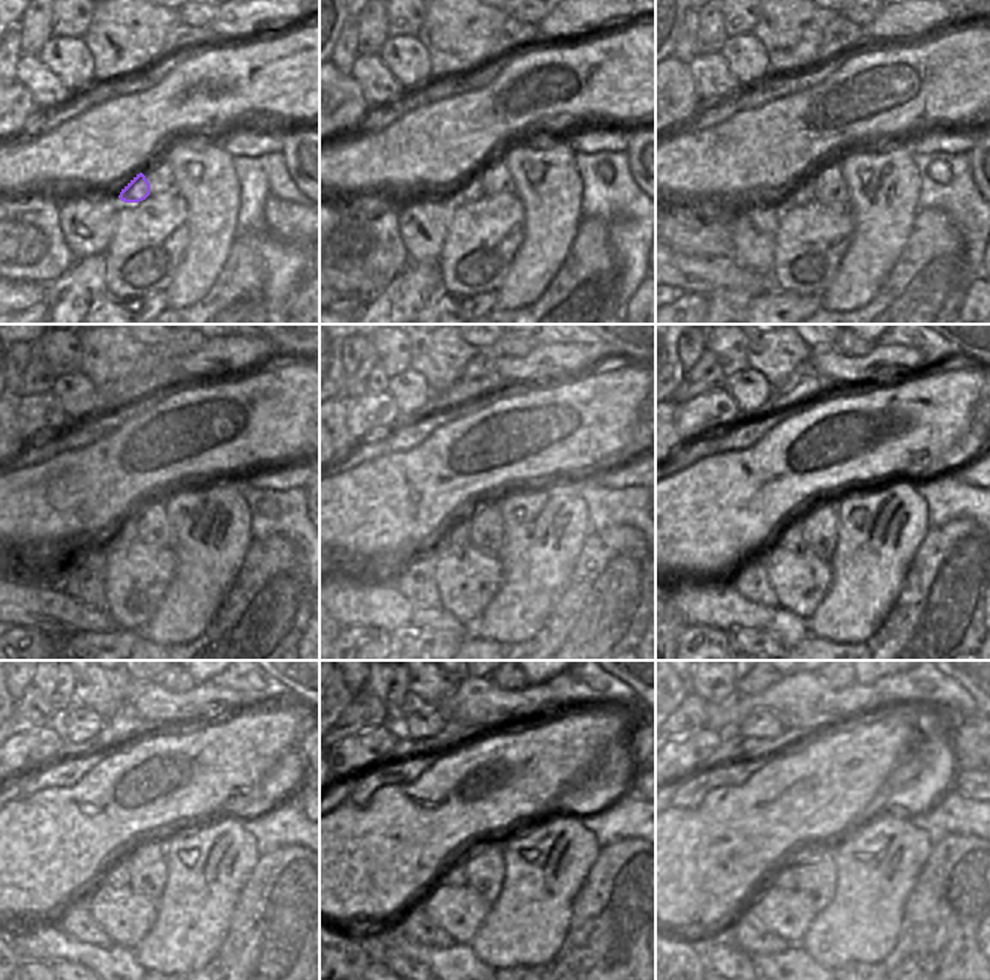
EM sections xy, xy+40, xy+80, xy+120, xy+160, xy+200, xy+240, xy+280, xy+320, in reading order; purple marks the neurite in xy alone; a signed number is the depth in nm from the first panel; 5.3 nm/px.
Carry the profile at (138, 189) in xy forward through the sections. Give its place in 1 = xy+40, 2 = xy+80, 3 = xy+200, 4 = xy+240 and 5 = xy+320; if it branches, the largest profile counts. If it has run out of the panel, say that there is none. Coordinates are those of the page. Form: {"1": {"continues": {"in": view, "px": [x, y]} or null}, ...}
{"1": {"continues": {"in": "xy+40", "px": [471, 191]}}, "2": {"continues": {"in": "xy+80", "px": [803, 192]}}, "3": {"continues": {"in": "xy+200", "px": [791, 538]}}, "4": {"continues": {"in": "xy+240", "px": [117, 875]}}, "5": {"continues": {"in": "xy+320", "px": [785, 877]}}}

